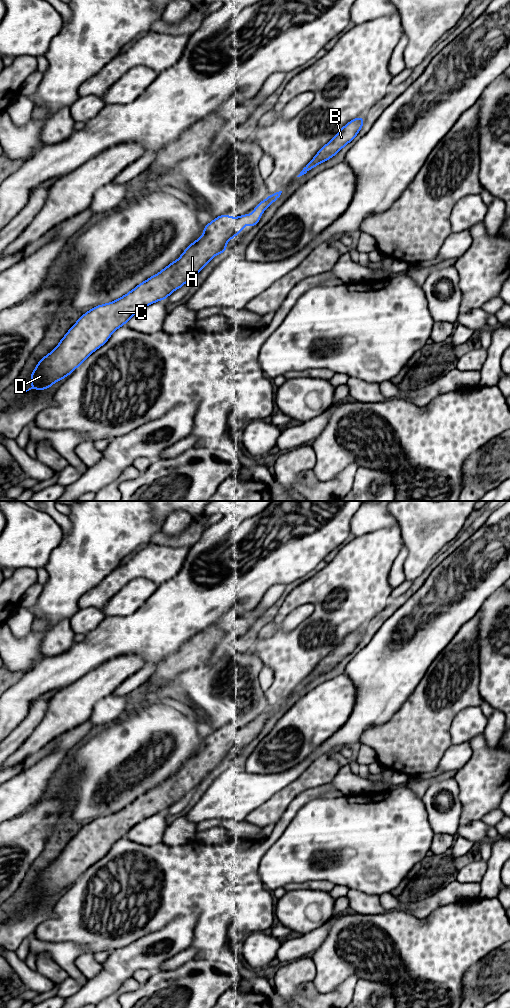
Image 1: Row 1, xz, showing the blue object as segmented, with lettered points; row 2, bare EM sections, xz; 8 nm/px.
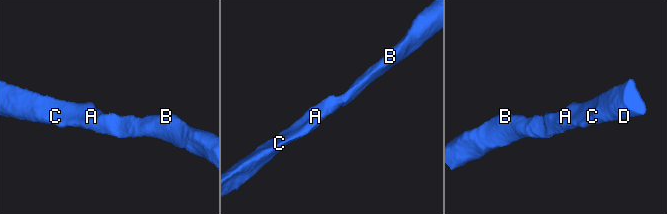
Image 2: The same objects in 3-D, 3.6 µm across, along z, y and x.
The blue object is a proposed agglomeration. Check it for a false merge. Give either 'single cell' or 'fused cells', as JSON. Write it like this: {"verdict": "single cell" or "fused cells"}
{"verdict": "single cell"}

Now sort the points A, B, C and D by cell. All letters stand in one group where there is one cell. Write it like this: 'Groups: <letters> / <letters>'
Groups: A B C D

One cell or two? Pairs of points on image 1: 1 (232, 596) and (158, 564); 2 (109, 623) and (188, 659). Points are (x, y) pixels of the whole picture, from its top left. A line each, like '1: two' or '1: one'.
1: two
2: two

